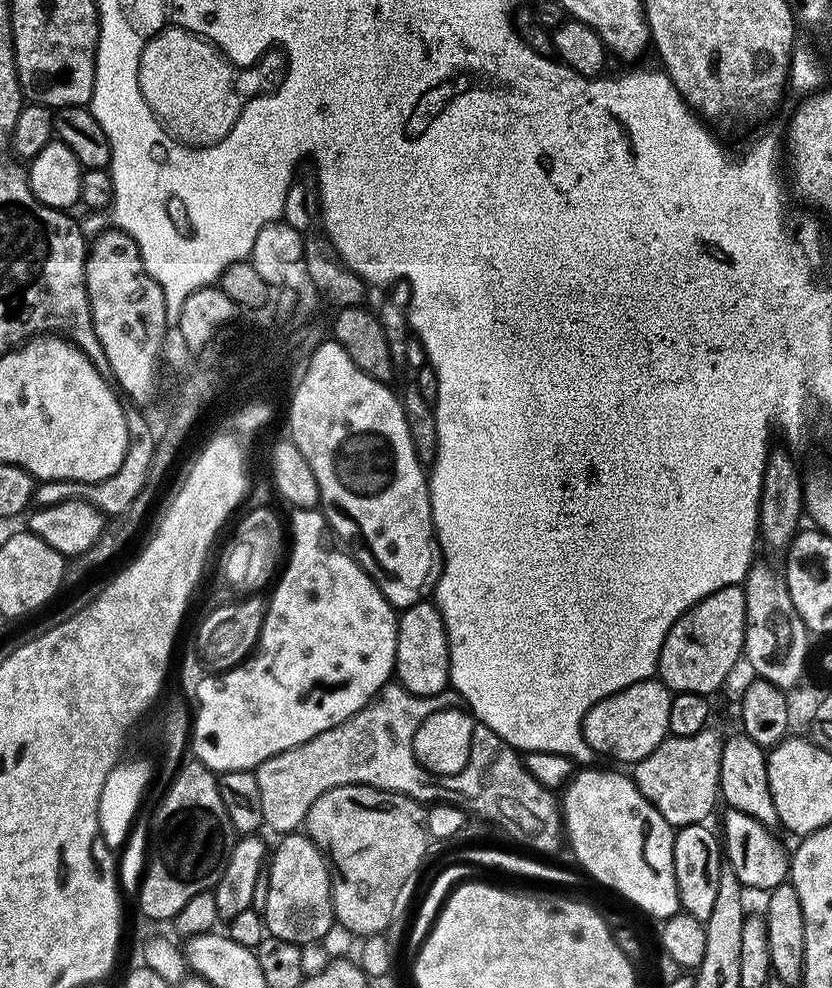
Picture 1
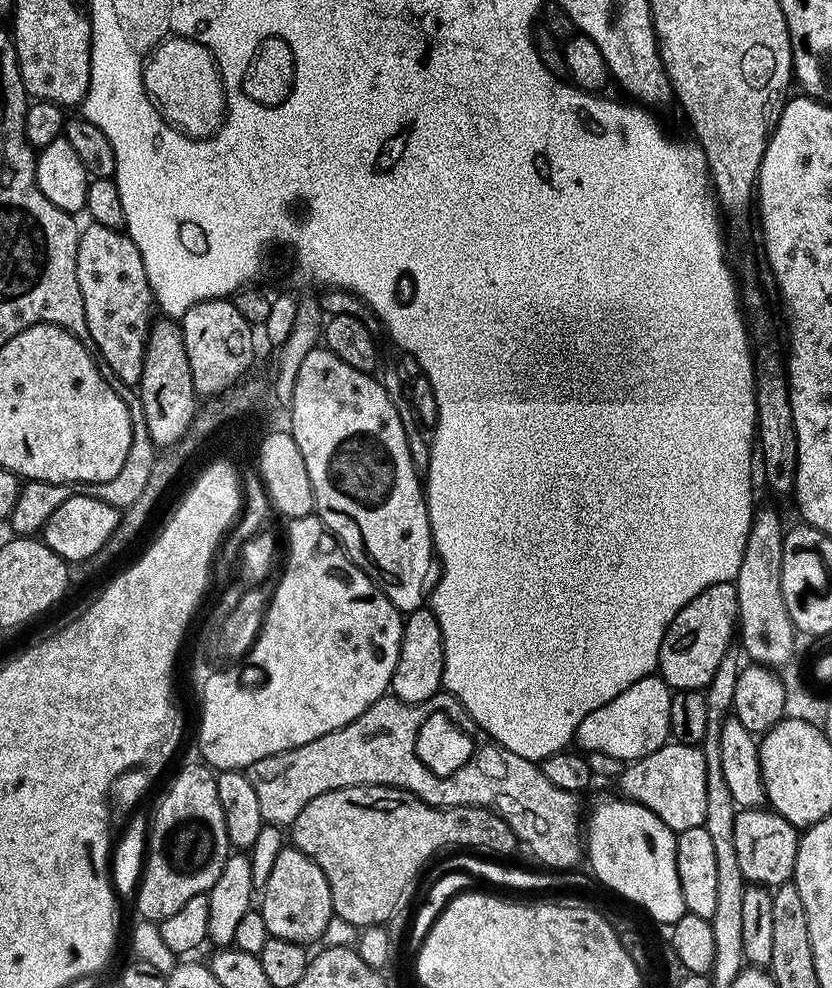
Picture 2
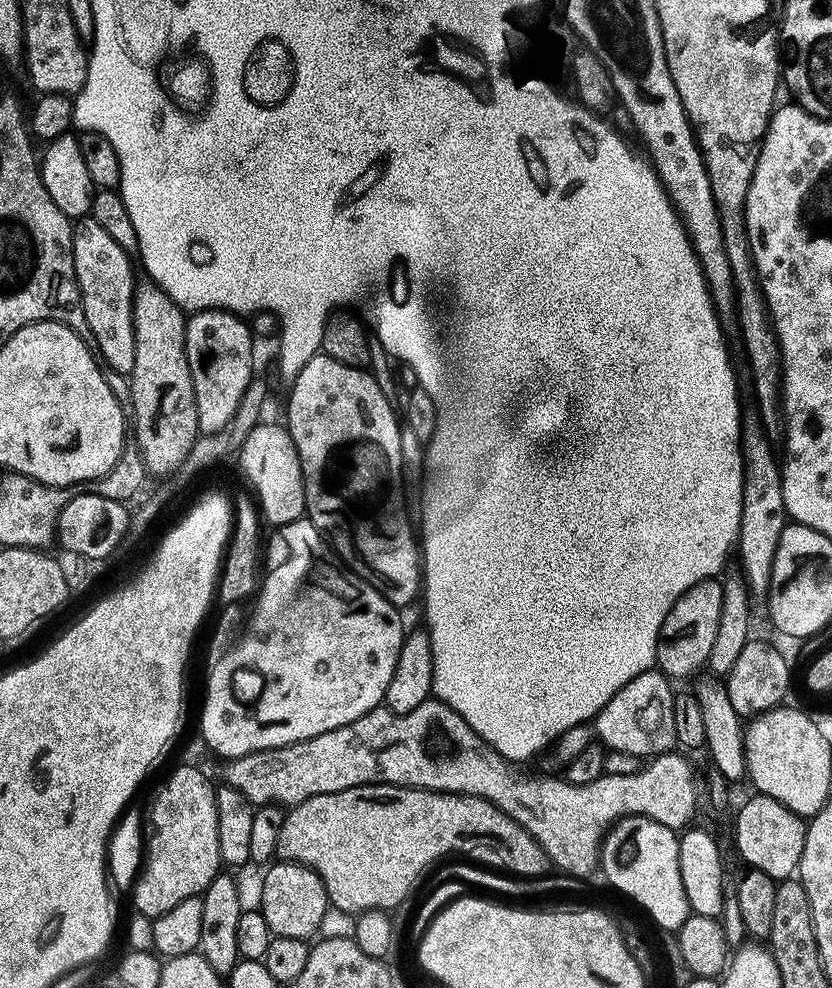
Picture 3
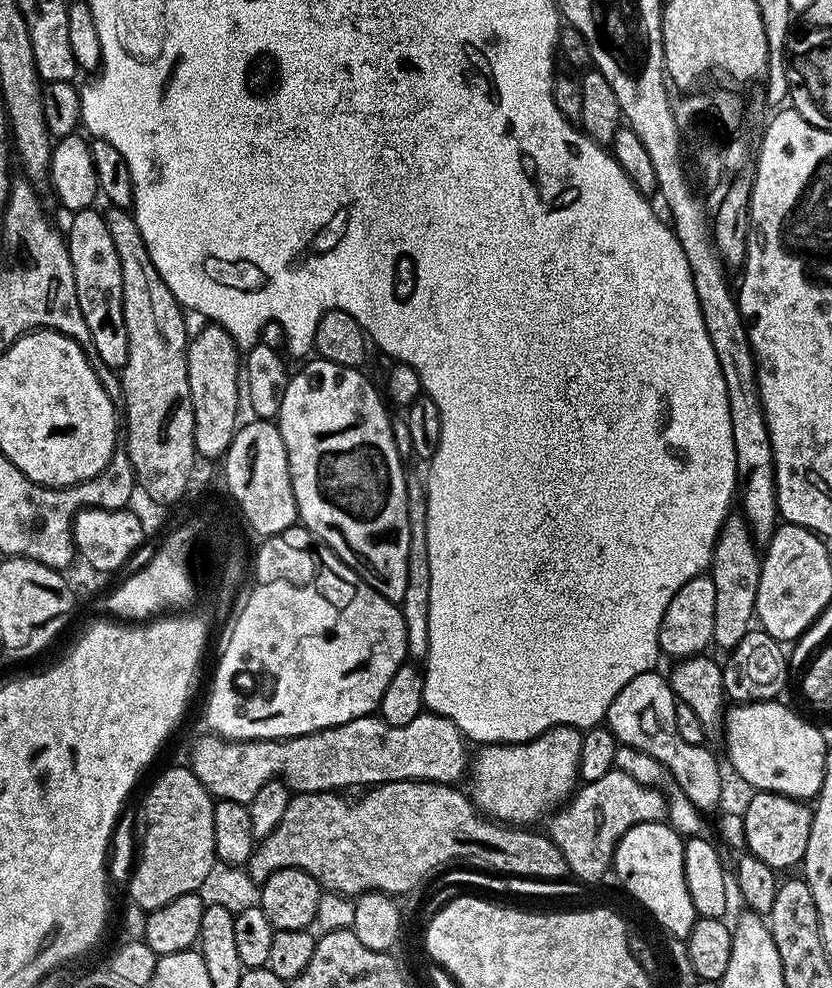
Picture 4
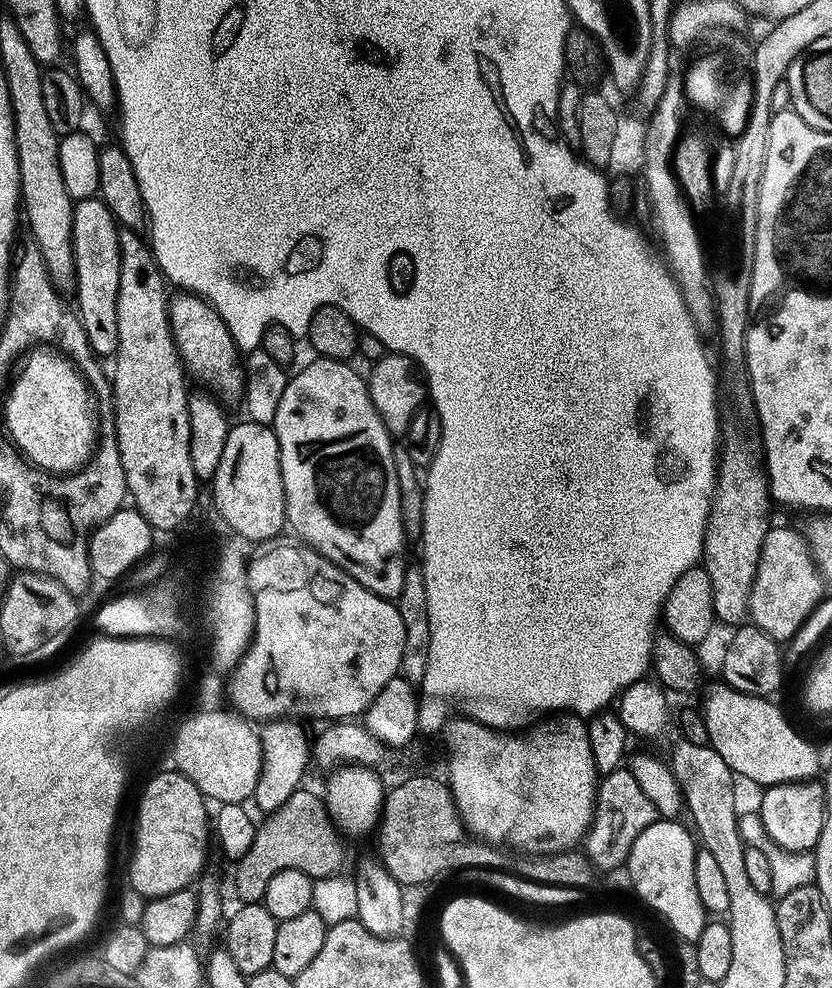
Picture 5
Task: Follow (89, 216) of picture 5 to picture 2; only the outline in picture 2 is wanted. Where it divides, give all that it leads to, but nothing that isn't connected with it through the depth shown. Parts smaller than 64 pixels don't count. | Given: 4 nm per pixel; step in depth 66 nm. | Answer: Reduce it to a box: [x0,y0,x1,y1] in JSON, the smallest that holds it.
[76,222,154,385]

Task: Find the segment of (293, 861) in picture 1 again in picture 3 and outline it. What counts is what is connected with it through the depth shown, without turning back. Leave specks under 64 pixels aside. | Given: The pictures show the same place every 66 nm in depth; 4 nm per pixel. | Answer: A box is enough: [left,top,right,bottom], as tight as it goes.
[258,862,330,941]

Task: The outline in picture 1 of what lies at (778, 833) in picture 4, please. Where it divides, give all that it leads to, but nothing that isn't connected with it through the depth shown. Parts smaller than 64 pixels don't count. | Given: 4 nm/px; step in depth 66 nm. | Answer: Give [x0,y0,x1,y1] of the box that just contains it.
[720,807,791,892]

